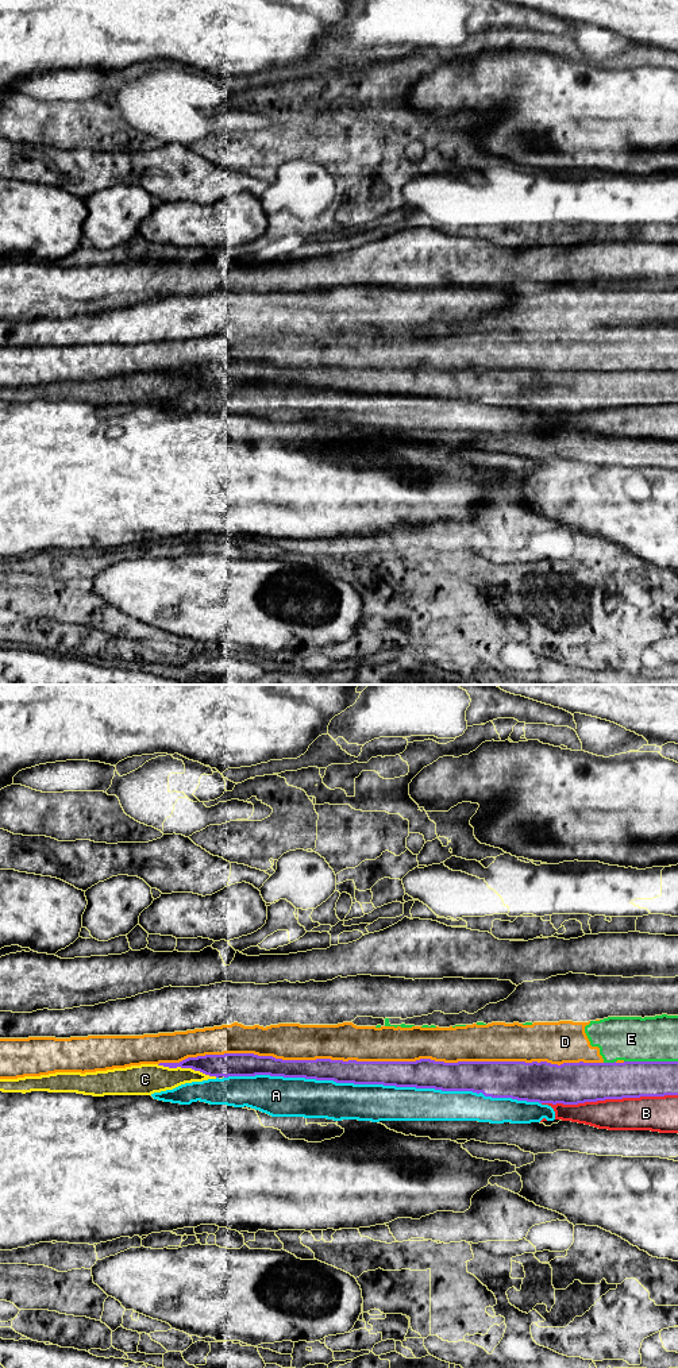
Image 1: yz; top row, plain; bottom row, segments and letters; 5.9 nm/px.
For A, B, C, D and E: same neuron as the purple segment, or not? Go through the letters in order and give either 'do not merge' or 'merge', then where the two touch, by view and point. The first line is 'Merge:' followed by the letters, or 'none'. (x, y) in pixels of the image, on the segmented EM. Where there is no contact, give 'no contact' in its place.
Merge: none
A: do not merge | yz (382, 1083)
B: do not merge | yz (609, 1098)
C: do not merge | yz (187, 1067)
D: do not merge | yz (380, 1062)
E: do not merge | yz (651, 1062)

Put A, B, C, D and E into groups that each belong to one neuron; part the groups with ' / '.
A / B / C / D E

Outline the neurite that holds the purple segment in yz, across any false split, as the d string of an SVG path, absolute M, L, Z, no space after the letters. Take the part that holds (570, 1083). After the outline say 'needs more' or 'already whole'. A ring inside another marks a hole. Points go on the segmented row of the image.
M224 1053L188 1057L180 1063L159 1063L169 1068L192 1068L209 1076L305 1078L336 1083L384 1084L396 1087L435 1088L442 1091L473 1091L492 1098L512 1098L539 1103L578 1105L605 1099L678 1095L678 1061L563 1063L547 1061L458 1061L431 1059L416 1061L357 1060L282 1060L254 1053Z | already whole

